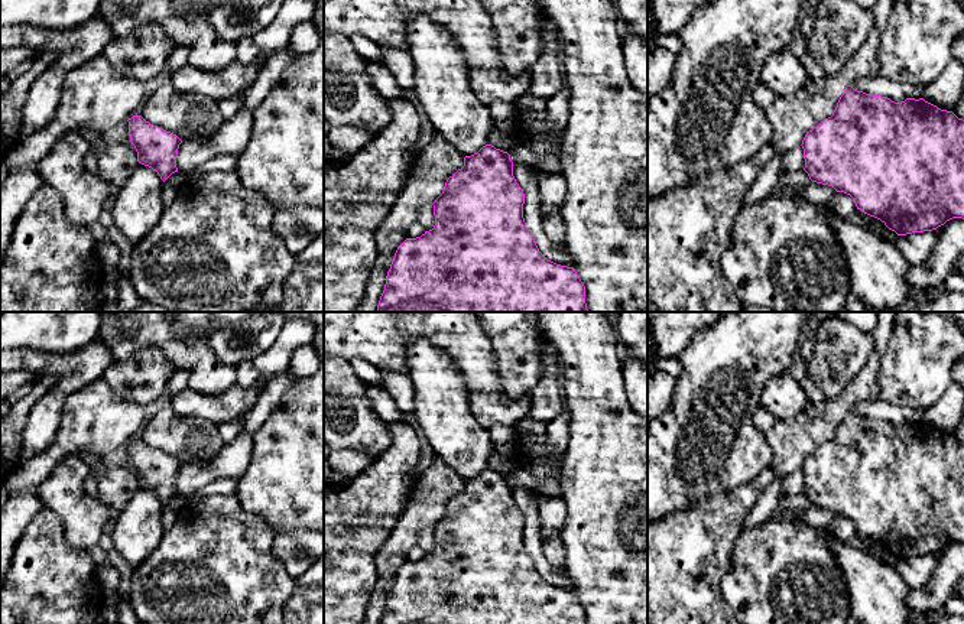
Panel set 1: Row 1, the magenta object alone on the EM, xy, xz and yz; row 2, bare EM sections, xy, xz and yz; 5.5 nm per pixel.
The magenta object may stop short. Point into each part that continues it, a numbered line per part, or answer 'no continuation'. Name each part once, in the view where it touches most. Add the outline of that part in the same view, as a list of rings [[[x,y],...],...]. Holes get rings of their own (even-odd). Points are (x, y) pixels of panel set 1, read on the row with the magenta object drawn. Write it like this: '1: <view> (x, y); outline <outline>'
no continuation

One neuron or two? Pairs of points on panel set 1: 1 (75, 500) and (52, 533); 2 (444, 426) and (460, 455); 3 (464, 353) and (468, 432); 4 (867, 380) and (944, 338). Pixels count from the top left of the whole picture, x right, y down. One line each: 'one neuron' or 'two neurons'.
1: two neurons
2: one neuron
3: two neurons
4: two neurons

